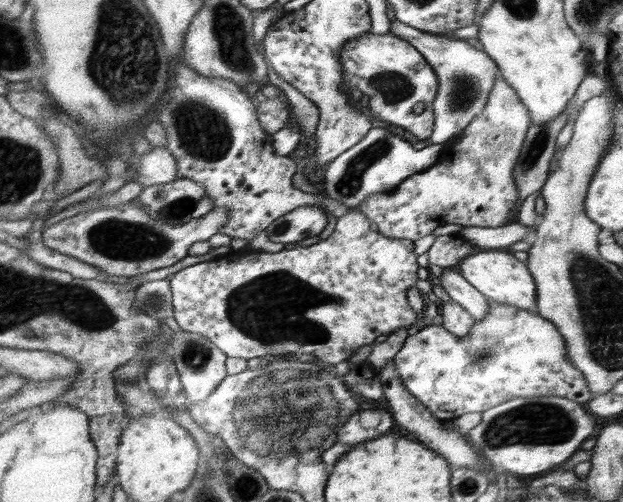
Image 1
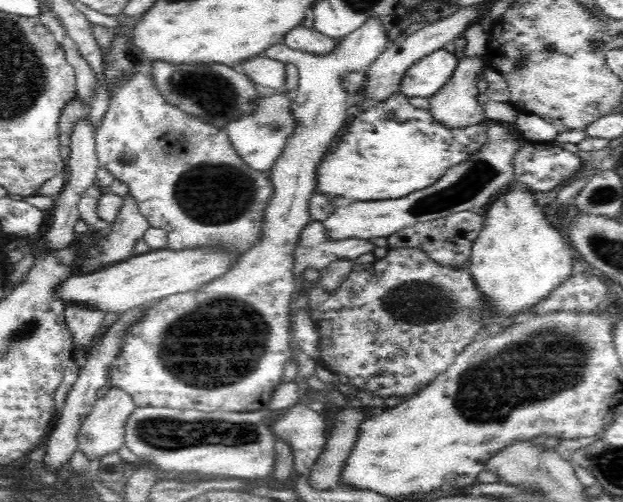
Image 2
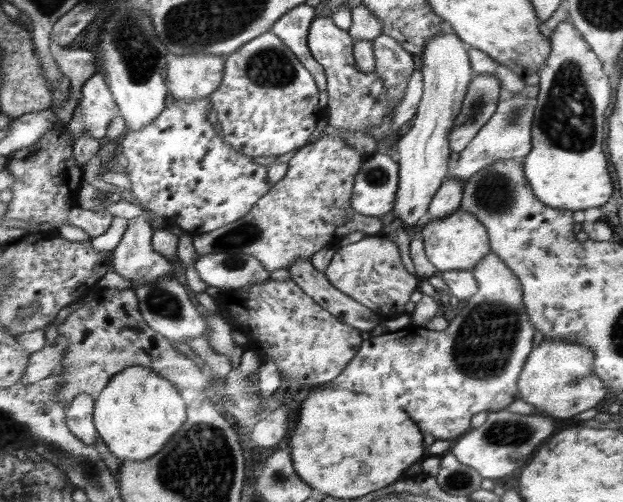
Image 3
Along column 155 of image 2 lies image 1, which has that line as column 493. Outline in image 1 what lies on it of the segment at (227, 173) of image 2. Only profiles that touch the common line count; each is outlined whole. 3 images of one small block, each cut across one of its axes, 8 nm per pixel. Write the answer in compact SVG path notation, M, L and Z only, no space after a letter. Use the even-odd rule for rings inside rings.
M498 77L494 81L494 88L490 90L488 101L480 114L464 128L455 142L444 146L444 154L434 165L426 171L408 176L404 182L393 191L374 193L360 203L358 209L366 218L377 224L379 233L386 238L406 238L416 241L423 236L430 235L432 230L450 223L465 227L492 227L510 224L508 215L518 214L520 206L514 208L514 201L518 197L518 190L514 185L512 172L517 165L528 129L531 126L528 108L520 102L518 94L510 83Z

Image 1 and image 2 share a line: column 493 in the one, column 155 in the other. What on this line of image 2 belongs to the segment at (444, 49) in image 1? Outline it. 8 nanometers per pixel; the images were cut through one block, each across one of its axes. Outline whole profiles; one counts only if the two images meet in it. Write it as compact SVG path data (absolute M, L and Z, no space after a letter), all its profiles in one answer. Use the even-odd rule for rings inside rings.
M154 59L146 64L151 66L151 79L164 102L173 104L182 112L201 118L220 130L230 120L252 114L256 110L254 102L263 94L246 73L239 73L234 66L222 63L174 64L162 59Z

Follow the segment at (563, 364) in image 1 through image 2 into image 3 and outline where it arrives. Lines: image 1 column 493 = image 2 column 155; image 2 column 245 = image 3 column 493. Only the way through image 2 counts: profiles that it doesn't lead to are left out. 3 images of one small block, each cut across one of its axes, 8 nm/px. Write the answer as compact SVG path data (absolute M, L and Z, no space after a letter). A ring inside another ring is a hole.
M494 252L486 254L486 256L478 262L477 266L474 266L472 272L474 278L476 278L476 282L478 282L478 290L474 296L467 299L466 307L464 307L460 313L456 313L456 315L452 317L452 320L449 321L448 327L445 330L429 330L425 326L419 326L414 324L414 322L410 322L410 324L406 325L402 330L390 331L362 340L358 352L352 357L352 360L346 365L346 368L342 370L342 373L337 378L332 379L326 386L332 388L332 390L350 390L350 392L356 392L356 394L368 394L368 396L372 396L372 398L380 398L380 400L386 400L386 402L392 400L392 402L396 402L400 408L404 408L404 410L408 412L408 416L418 424L420 430L430 432L432 436L438 436L440 440L456 438L456 436L468 432L472 416L475 416L478 412L497 412L512 404L519 398L517 388L519 375L521 374L524 363L526 363L525 360L534 348L534 334L536 334L534 325L530 323L530 317L528 317L526 307L524 306L522 283L520 283L519 278L510 270L510 267L506 266Z

